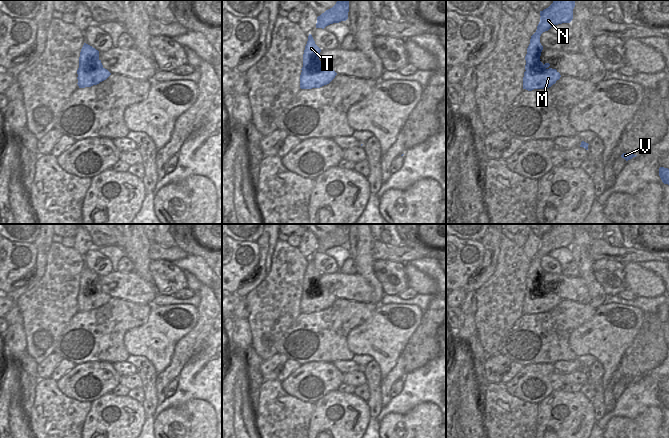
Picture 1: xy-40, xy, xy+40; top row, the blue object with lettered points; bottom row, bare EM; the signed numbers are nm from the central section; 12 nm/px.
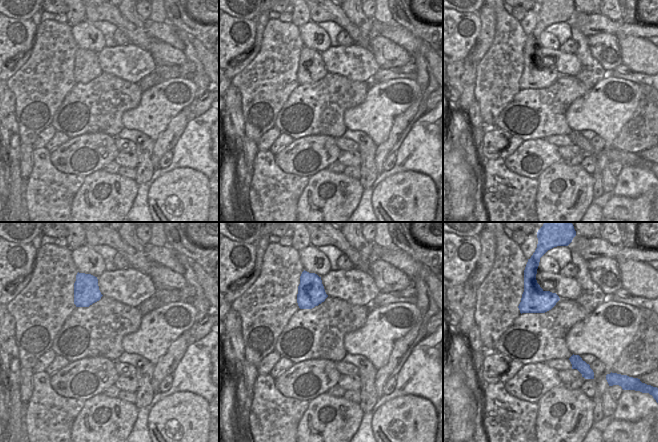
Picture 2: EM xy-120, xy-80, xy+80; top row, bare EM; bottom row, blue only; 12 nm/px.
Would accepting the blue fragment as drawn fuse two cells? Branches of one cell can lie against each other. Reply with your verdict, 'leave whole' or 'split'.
leave whole

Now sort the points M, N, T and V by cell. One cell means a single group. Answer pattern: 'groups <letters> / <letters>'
groups M N T V

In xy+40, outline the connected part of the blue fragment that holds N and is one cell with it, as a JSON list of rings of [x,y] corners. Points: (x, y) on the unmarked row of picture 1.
[[[554,224],[548,232],[540,235],[540,246],[536,256],[531,260],[525,280],[526,295],[523,301],[523,313],[532,315],[549,312],[560,303],[561,299],[556,293],[550,292],[549,287],[543,288],[540,285],[543,274],[540,260],[554,249],[570,247],[573,243],[574,231],[574,224]]]

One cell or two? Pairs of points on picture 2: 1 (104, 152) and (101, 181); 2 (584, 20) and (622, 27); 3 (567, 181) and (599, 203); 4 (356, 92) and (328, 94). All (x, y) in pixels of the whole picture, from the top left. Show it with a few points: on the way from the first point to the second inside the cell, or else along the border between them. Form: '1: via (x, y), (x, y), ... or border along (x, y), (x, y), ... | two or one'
1: border along (101, 168), (85, 177) | two
2: via (593, 23), (613, 27) | one
3: border along (594, 198), (585, 211) | two
4: via (349, 93), (335, 94) | one

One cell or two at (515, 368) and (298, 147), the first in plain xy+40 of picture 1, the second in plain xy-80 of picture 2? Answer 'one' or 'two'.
two

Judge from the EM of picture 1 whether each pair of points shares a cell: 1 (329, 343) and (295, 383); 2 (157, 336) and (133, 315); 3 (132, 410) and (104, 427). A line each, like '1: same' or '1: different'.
1: different
2: different
3: same

